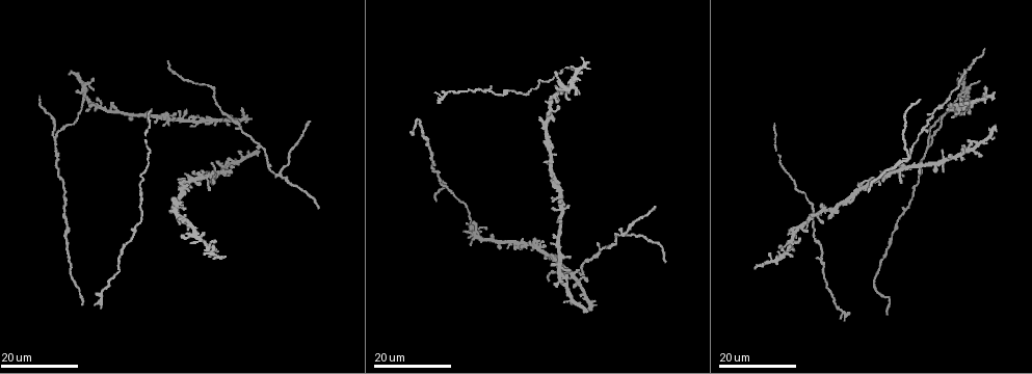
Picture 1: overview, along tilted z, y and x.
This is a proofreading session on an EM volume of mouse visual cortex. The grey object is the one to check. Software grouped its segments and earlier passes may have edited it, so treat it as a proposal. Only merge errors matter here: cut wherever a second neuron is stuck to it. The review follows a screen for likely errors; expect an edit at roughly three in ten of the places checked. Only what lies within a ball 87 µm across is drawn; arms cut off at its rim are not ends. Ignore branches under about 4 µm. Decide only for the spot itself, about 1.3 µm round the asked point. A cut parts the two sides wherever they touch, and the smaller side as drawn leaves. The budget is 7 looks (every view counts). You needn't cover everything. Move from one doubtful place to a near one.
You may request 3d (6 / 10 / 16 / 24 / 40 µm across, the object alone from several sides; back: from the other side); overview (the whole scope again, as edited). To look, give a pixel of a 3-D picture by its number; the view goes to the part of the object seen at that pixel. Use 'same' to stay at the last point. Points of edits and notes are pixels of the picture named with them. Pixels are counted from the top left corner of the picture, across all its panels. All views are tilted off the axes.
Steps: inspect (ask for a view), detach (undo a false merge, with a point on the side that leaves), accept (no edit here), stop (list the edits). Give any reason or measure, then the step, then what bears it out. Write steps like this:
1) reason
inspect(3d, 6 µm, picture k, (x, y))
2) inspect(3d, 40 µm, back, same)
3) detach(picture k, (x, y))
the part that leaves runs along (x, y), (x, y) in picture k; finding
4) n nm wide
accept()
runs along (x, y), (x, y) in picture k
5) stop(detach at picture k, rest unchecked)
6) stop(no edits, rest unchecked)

a fork
inspect(3d, 24 µm, picture 1, (924, 128))

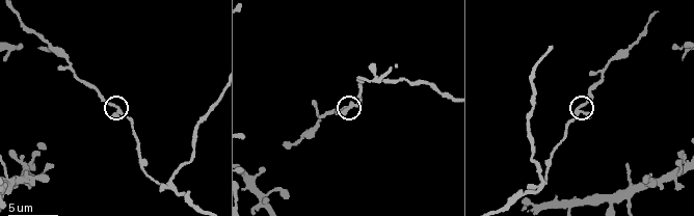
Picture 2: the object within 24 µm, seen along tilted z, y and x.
inspect(3d, 10 µm, picture 2, (117, 106))

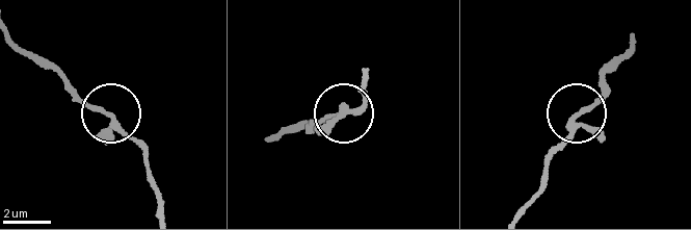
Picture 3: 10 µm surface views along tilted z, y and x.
200 nm wide
accept()
all the same neuron

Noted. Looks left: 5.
looks like a crossing
inspect(3d, 10 µm, picture 2, (169, 181))

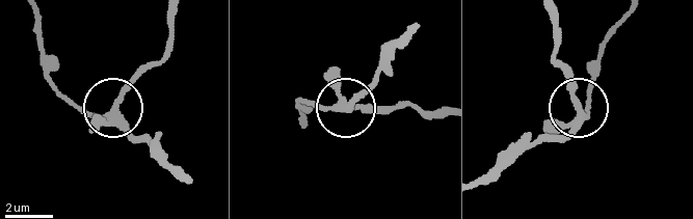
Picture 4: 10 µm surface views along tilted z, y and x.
280 nm wide
accept()
one neuron here

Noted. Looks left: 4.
three arms meet
inspect(3d, 16 µm, picture 1, (53, 137))

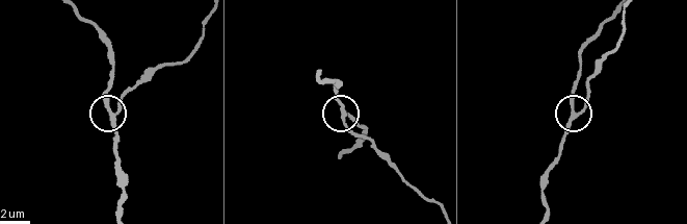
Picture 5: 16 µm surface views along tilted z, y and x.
inspect(3d, 6 µm, picture 5, (573, 113))

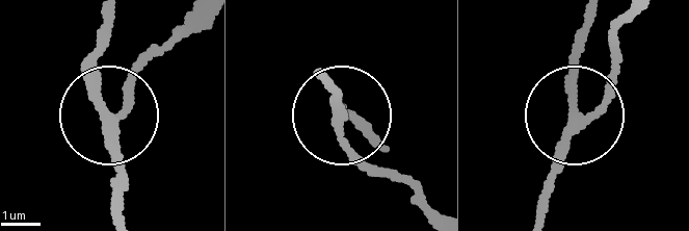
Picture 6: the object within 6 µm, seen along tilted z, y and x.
230 nm wide
accept()
runs along (197, 24), (148, 61), (111, 117), (99, 86), (101, 18) in picture 6; all the same neuron

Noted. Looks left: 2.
stop(no edits, rest unchecked)

